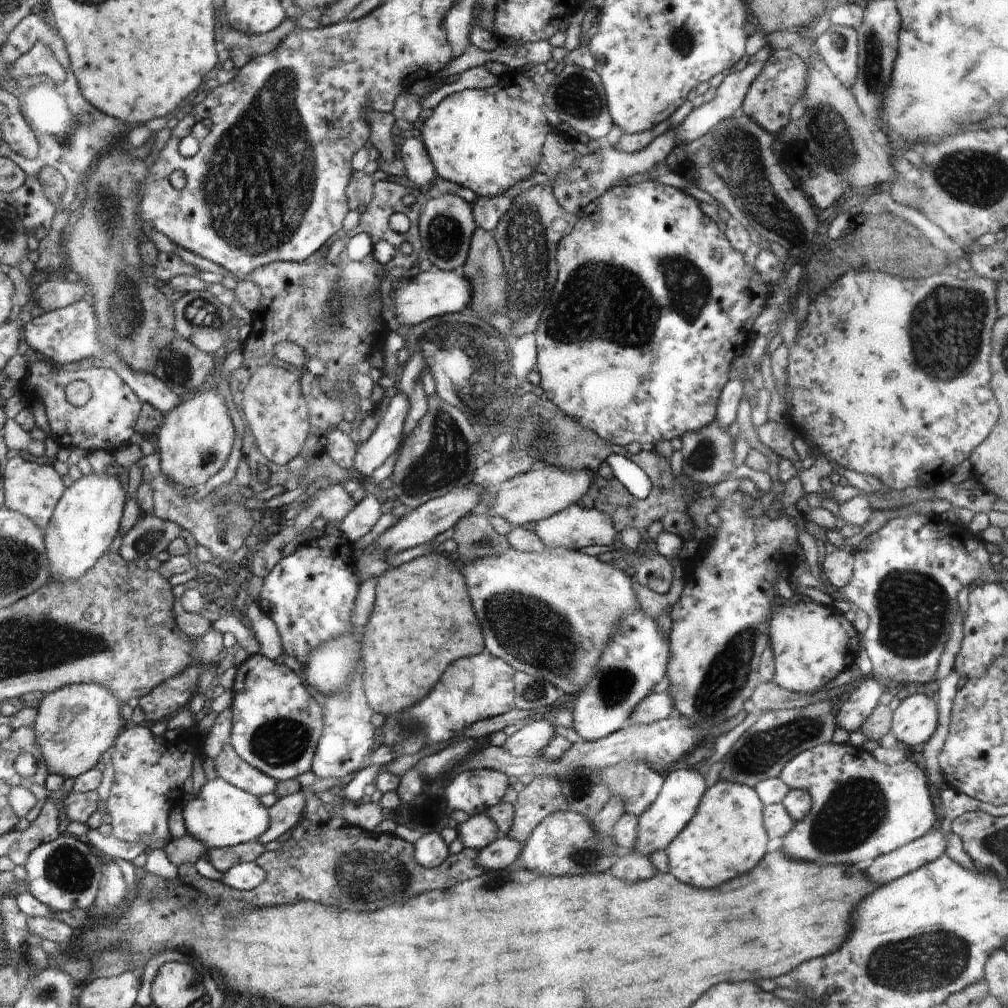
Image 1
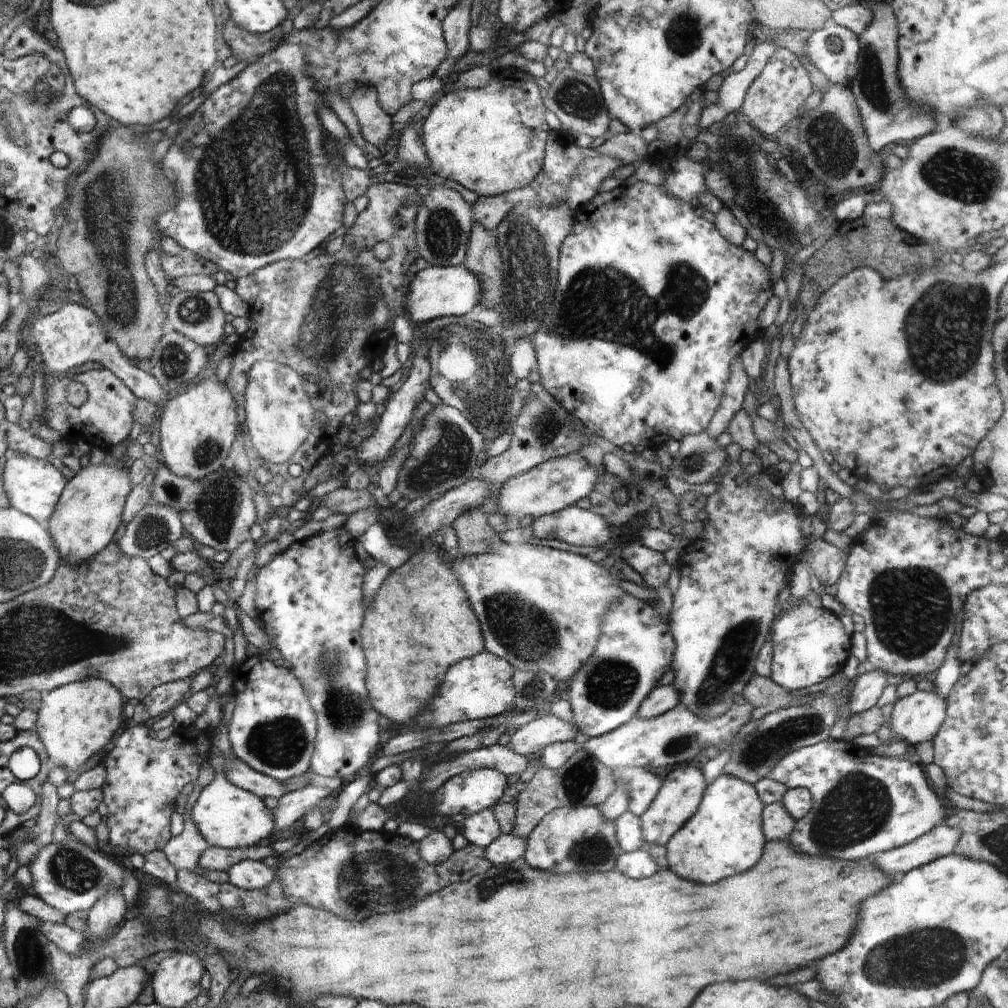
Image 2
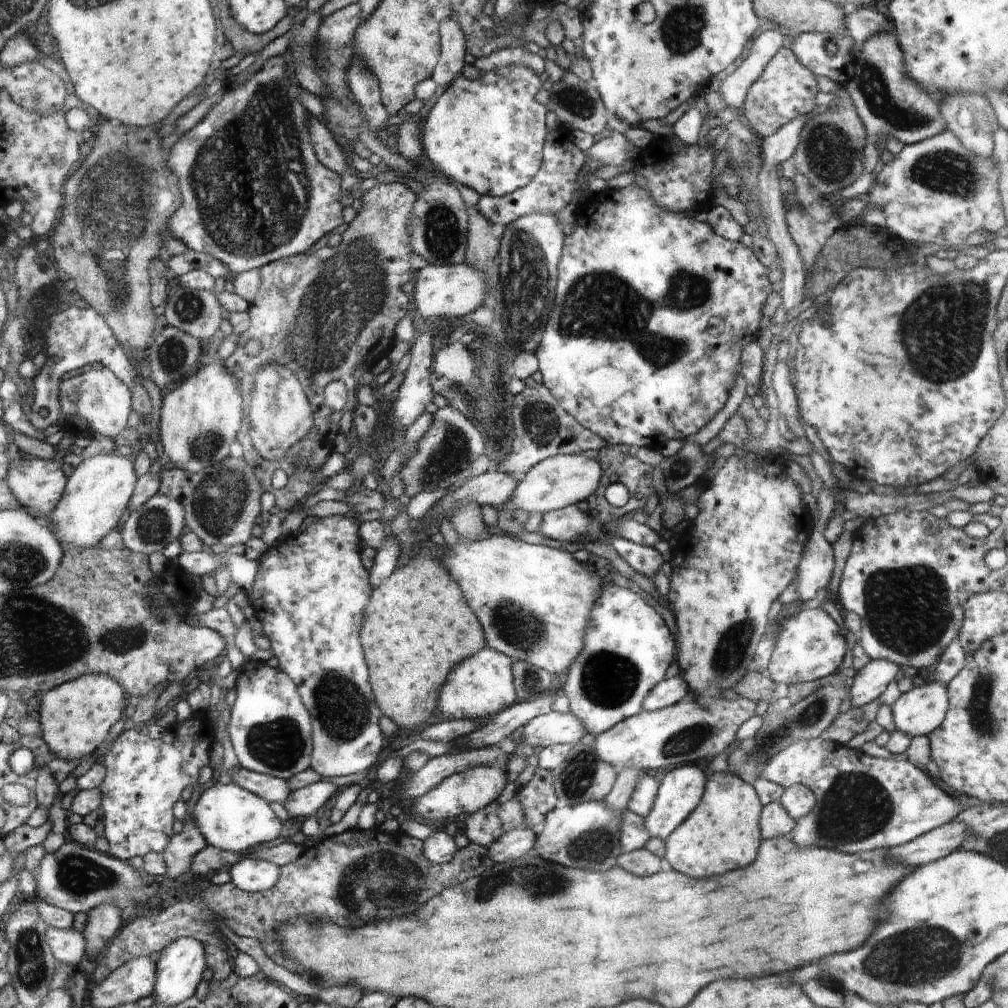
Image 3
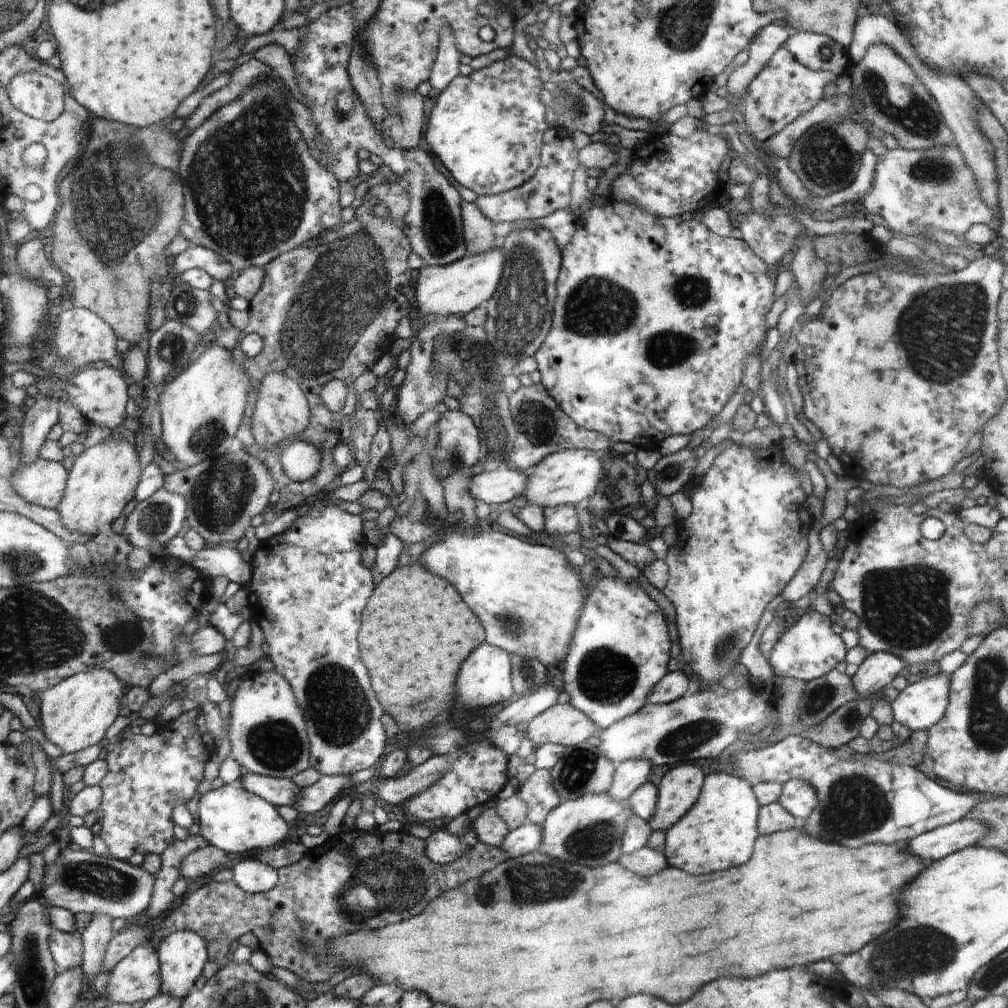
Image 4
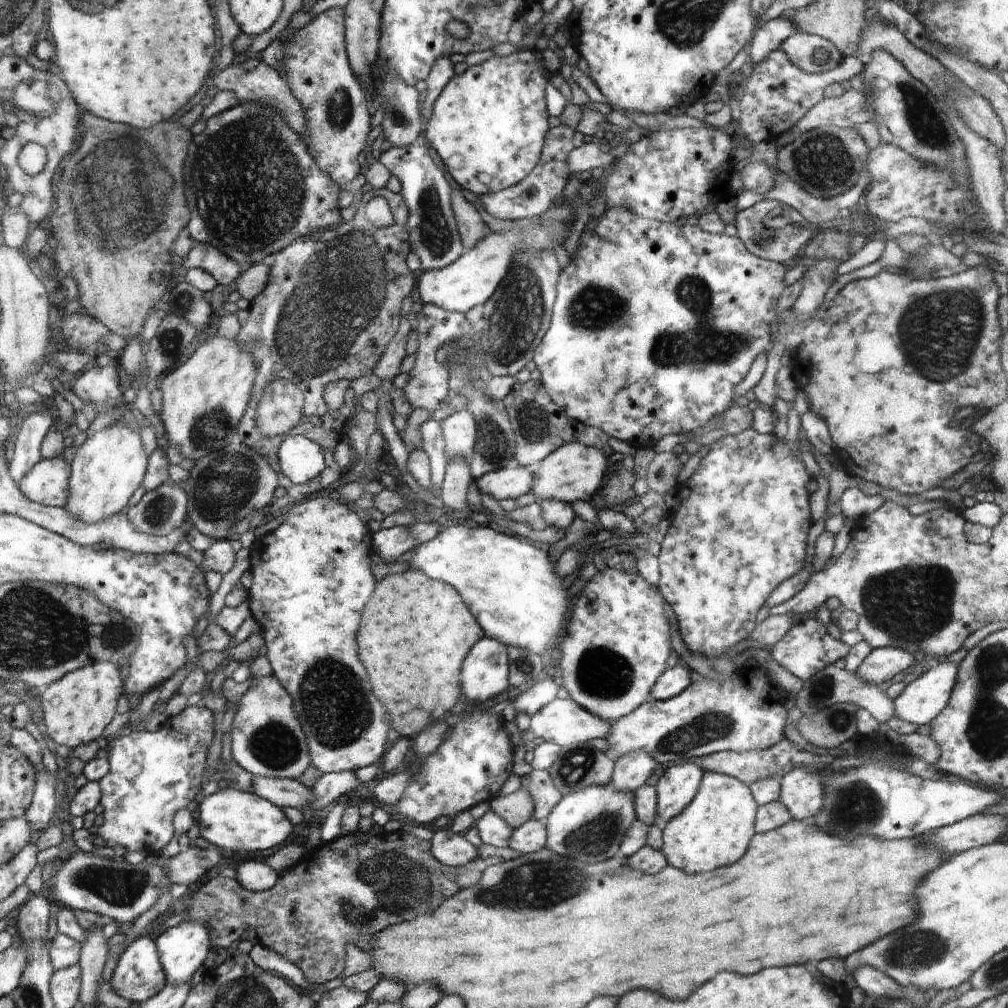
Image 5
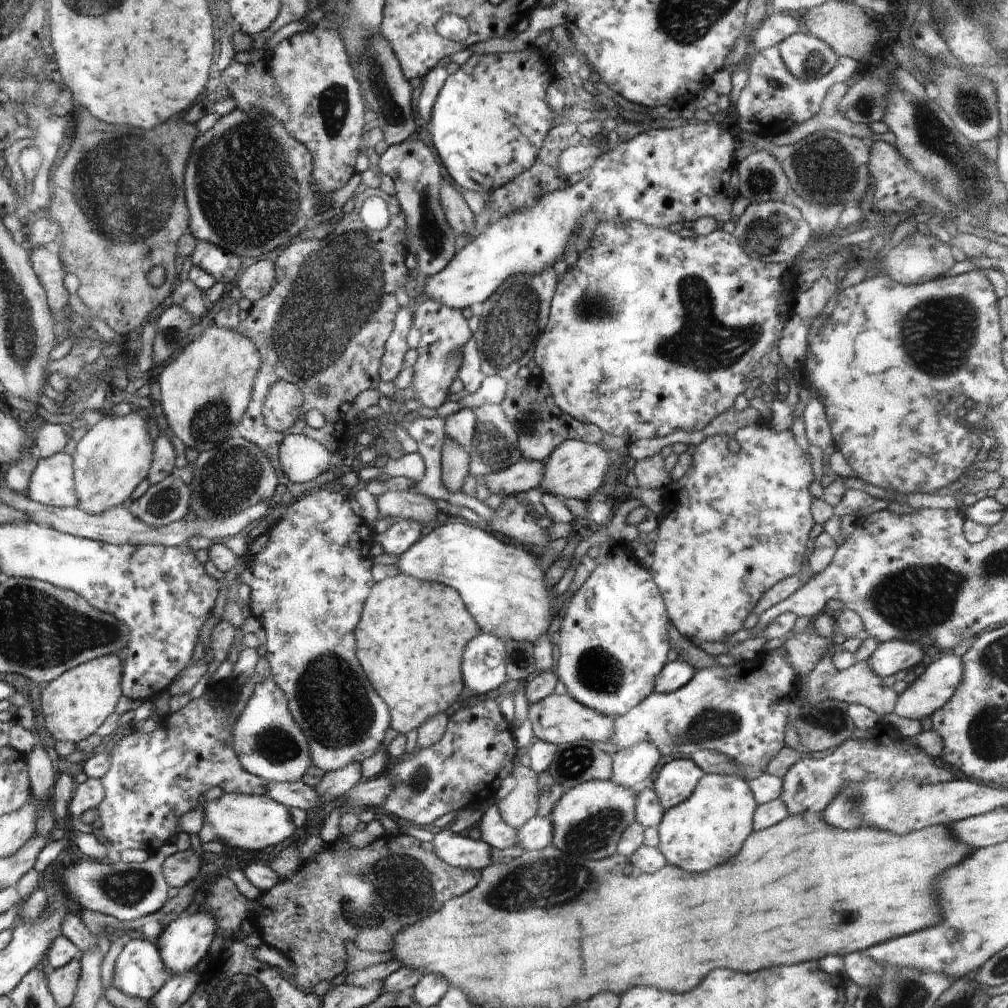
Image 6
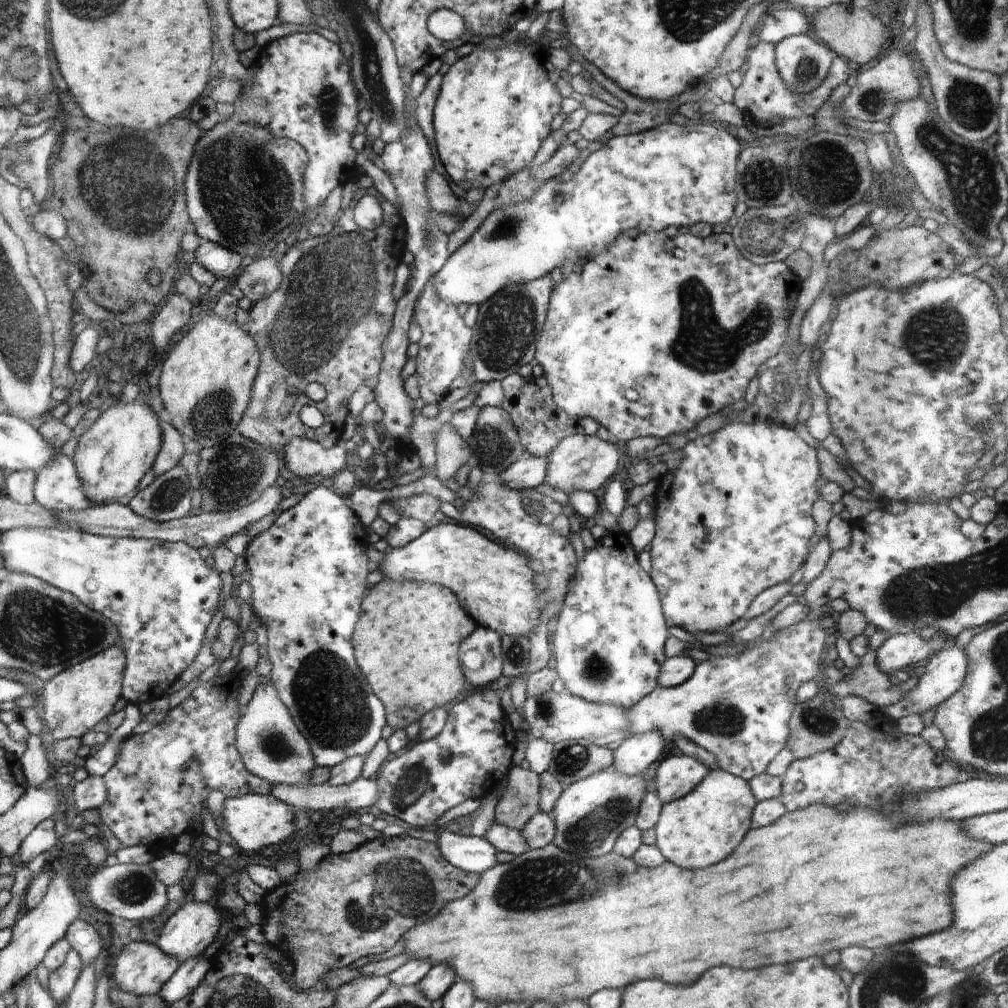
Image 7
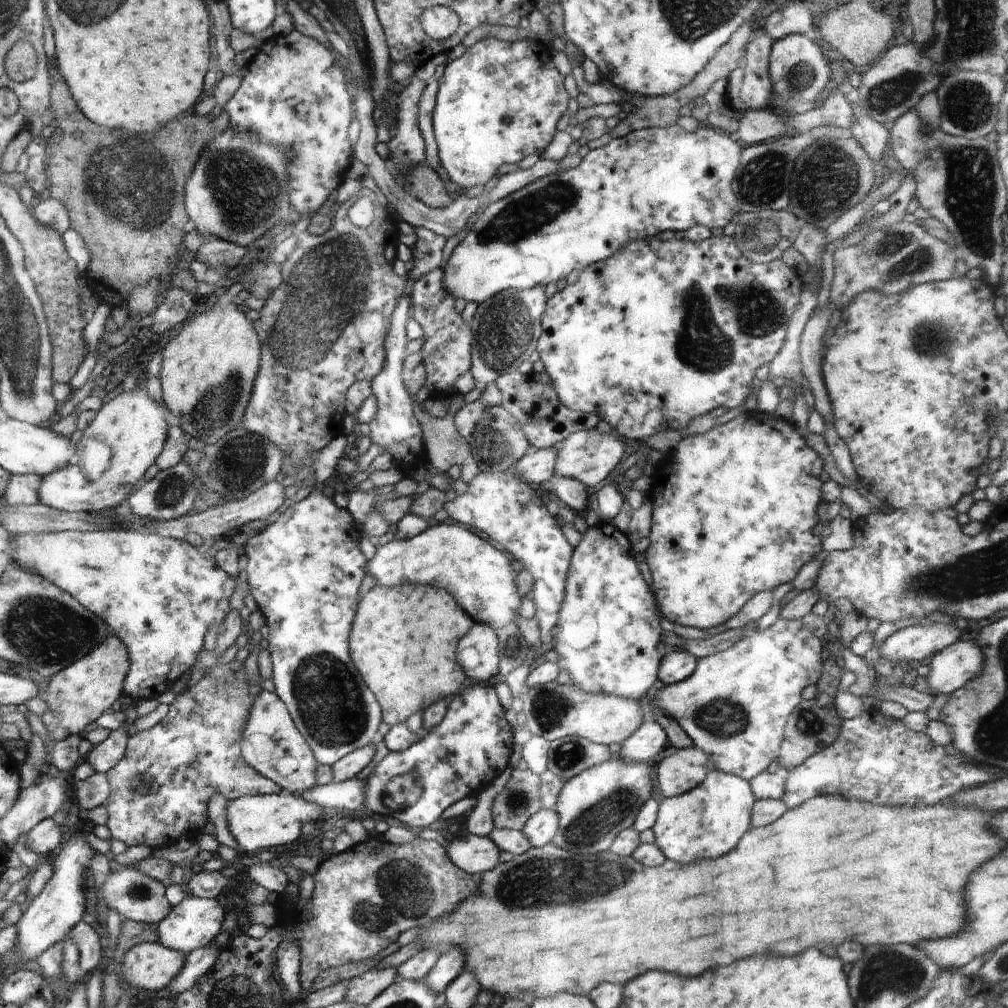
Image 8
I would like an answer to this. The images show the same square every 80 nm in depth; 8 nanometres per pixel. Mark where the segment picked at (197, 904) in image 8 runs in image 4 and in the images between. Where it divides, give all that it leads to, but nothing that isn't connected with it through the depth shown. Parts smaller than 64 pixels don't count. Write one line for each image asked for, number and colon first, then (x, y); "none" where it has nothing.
4: (182, 955)
5: (182, 946)
6: (185, 941)
7: (187, 933)

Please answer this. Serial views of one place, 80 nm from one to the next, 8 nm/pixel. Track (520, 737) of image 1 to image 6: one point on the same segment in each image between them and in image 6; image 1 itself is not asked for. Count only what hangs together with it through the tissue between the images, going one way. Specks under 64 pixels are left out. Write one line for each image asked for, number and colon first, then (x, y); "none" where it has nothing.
2: (531, 738)
3: (552, 728)
4: (562, 724)
5: (563, 722)
6: (558, 719)

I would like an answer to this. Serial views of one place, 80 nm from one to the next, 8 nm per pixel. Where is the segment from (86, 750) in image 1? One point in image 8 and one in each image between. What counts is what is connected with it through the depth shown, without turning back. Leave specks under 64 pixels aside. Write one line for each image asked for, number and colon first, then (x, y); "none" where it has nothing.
2: (74, 722)
3: (75, 717)
4: (75, 714)
5: (76, 708)
6: (74, 705)
7: (71, 704)
8: (88, 687)

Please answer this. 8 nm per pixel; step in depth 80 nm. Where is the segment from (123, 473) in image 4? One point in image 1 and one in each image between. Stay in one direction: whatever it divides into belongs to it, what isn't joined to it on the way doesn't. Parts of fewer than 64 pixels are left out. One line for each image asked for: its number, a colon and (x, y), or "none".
1: (87, 518)
2: (89, 511)
3: (98, 490)

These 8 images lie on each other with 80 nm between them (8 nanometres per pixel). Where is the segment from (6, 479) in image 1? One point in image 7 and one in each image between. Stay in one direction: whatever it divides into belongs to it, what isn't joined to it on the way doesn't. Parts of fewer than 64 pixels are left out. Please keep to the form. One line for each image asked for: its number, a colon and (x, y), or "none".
2: (33, 486)
3: (37, 484)
4: (40, 482)
5: (47, 483)
6: (52, 483)
7: (57, 487)

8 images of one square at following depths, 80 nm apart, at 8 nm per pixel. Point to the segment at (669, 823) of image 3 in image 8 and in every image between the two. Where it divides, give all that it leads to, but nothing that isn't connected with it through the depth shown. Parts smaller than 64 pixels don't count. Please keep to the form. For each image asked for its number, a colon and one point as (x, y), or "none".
4: (679, 789)
5: (679, 784)
6: (677, 780)
7: (677, 776)
8: (684, 770)

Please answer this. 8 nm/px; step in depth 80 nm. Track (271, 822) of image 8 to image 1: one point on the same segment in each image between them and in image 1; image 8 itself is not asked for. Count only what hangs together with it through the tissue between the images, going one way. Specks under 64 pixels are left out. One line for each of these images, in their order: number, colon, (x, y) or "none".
1: (220, 815)
2: (226, 816)
3: (230, 818)
4: (230, 818)
5: (237, 821)
6: (251, 822)
7: (253, 821)

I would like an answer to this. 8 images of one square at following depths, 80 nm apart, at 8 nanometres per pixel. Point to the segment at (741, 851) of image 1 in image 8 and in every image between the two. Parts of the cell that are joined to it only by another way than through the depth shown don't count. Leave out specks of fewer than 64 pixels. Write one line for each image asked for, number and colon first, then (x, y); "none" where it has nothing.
2: (725, 836)
3: (722, 833)
4: (719, 831)
5: (715, 829)
6: (707, 829)
7: (703, 827)
8: (706, 822)

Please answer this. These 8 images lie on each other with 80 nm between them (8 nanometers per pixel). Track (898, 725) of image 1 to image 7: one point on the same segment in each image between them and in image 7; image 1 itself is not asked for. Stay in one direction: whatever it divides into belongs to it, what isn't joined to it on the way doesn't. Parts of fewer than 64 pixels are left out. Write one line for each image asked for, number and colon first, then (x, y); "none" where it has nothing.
2: (915, 718)
3: (920, 711)
4: (920, 705)
5: (922, 700)
6: (937, 680)
7: (945, 671)

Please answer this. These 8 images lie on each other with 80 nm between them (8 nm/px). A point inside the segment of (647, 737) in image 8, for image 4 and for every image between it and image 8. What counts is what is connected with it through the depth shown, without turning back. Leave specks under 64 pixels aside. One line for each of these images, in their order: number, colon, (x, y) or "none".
4: (629, 775)
5: (631, 771)
6: (632, 765)
7: (634, 754)

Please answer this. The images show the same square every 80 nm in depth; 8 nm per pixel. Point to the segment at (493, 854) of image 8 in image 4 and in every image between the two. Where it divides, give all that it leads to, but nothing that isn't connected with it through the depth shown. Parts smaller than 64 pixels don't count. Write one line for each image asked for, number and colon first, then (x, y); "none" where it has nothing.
4: (442, 847)
5: (449, 848)
6: (458, 851)
7: (472, 854)

